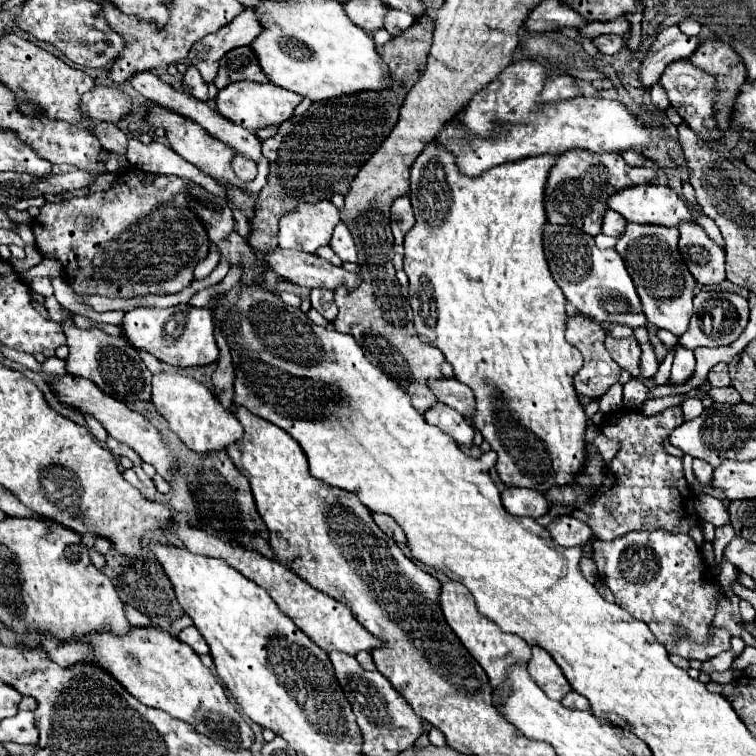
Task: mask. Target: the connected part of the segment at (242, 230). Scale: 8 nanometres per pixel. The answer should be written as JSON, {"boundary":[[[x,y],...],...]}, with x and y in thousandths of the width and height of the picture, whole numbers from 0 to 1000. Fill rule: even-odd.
{"boundary":[[[304,271],[304,276],[307,276],[310,290],[312,290],[312,306],[315,306],[315,311],[328,313],[328,308],[331,308],[331,298],[328,298],[325,287],[323,287],[323,284],[320,284],[320,279],[317,279],[317,276],[312,276],[310,271]]]}

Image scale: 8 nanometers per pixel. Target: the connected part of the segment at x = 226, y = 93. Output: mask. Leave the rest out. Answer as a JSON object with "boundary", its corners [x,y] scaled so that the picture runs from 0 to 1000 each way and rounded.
{"boundary":[[[312,107],[312,110],[304,110],[304,112],[299,112],[296,118],[288,120],[286,144],[302,160],[339,173],[344,168],[370,165],[378,157],[384,157],[397,134],[399,134],[399,126],[386,123],[381,118],[373,118],[373,115],[365,115],[362,110],[349,110],[347,112],[347,110],[333,110],[333,107]]]}

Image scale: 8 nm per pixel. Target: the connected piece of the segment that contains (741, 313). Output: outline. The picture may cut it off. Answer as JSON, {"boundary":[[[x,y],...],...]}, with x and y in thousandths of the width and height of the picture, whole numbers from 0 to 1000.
{"boundary":[[[926,385],[918,390],[918,414],[910,438],[899,446],[899,456],[907,462],[923,459],[955,459],[979,446],[989,430],[989,396],[976,388],[960,385]]]}

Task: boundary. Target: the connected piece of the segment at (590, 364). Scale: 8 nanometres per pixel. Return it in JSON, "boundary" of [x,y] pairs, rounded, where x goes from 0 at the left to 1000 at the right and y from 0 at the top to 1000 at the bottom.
{"boundary":[[[759,417],[751,422],[751,435],[749,435],[749,451],[754,456],[759,456],[770,472],[772,472],[772,485],[765,491],[765,496],[759,499],[759,512],[767,522],[775,522],[780,528],[794,528],[812,507],[817,507],[817,499],[820,499],[820,485],[817,480],[807,472],[807,467],[802,467],[802,459],[799,459],[799,448],[802,448],[802,440],[796,438],[796,433],[786,425],[778,425],[772,422],[770,417]]]}

